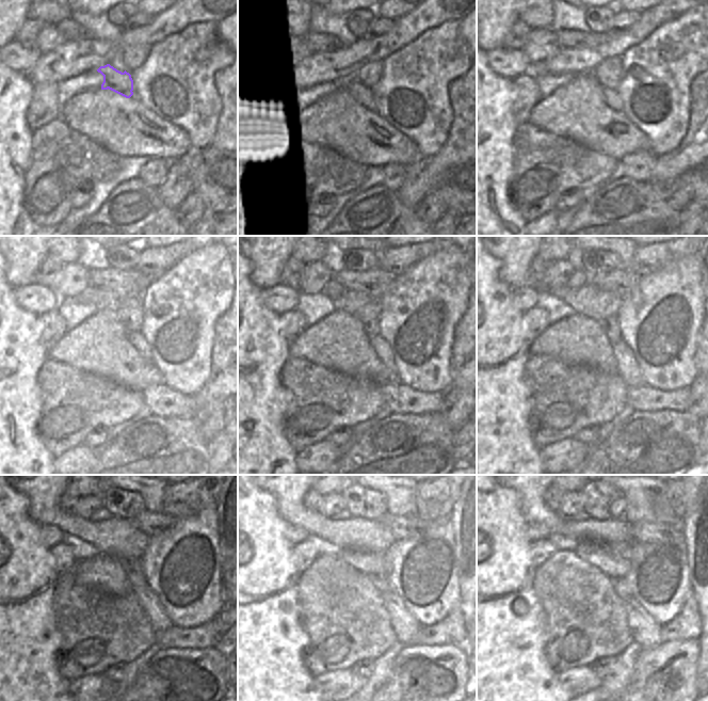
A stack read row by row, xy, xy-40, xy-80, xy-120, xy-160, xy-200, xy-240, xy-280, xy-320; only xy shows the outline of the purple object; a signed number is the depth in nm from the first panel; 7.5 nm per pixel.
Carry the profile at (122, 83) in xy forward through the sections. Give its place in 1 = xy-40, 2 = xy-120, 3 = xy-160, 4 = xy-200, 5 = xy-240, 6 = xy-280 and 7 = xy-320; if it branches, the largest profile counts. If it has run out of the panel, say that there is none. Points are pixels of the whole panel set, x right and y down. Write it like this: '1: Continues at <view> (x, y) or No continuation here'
1: Continues at xy-40 (365, 95)
2: Continues at xy-120 (137, 338)
3: Continues at xy-160 (383, 349)
4: Continues at xy-200 (627, 366)
5: Continues at xy-240 (148, 600)
6: Continues at xy-280 (405, 626)
7: Continues at xy-320 (645, 630)

